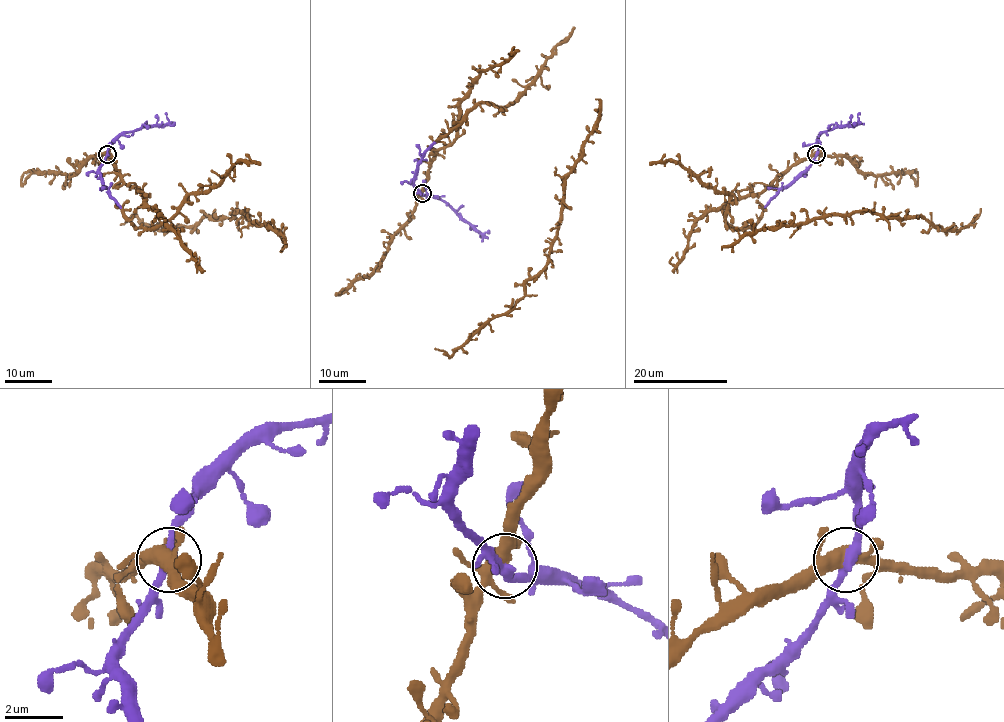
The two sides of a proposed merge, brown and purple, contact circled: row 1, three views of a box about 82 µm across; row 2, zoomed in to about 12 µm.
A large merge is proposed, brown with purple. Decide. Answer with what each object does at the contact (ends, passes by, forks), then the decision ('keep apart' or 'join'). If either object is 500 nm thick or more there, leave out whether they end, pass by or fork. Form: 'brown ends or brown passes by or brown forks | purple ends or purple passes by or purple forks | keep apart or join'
brown forks | purple passes by | join

